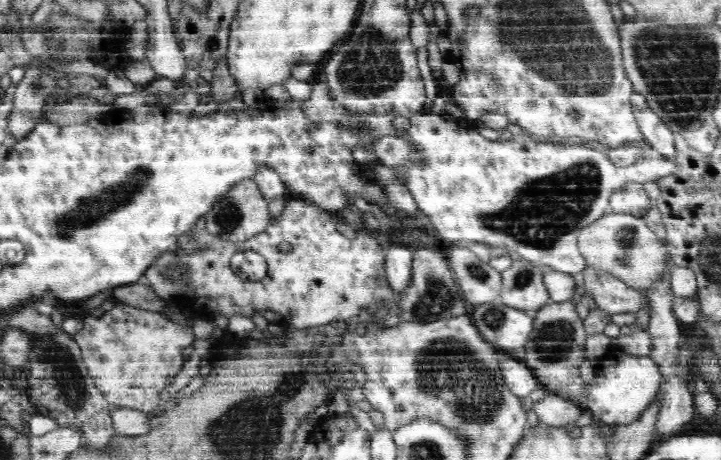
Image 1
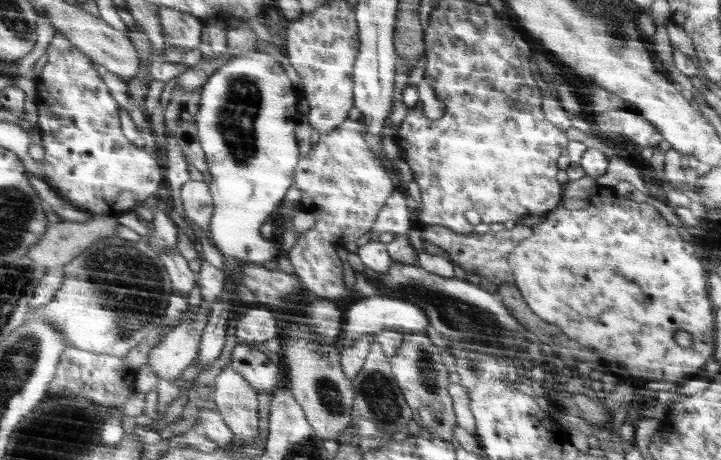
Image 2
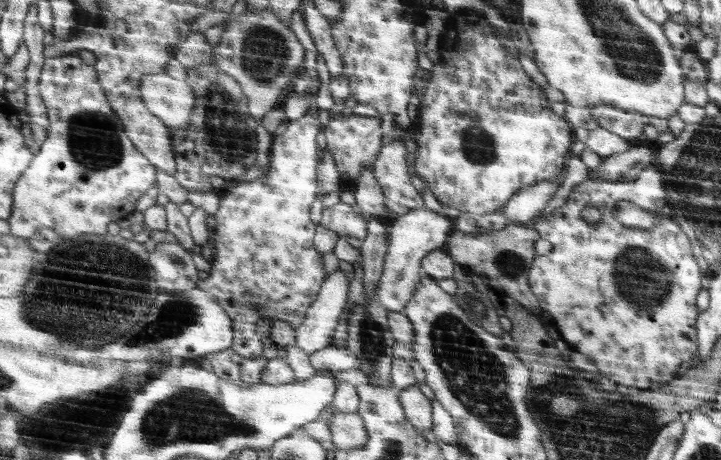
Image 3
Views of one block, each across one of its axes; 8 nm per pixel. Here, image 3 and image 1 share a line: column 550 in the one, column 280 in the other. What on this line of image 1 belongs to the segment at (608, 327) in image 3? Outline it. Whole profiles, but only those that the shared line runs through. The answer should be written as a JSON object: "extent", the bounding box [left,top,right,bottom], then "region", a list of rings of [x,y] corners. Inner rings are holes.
{"extent":[170,199,397,330],"region":[[[287,199],[284,210],[266,227],[266,232],[256,234],[256,238],[249,238],[244,242],[222,240],[220,237],[209,233],[206,228],[201,231],[190,229],[193,242],[195,244],[207,244],[208,248],[199,250],[198,247],[194,247],[187,240],[187,234],[185,234],[184,238],[180,239],[170,250],[173,251],[173,254],[177,254],[179,260],[182,261],[182,265],[178,266],[182,266],[185,270],[186,284],[188,284],[188,289],[192,289],[192,292],[184,295],[183,299],[203,302],[203,306],[213,308],[214,316],[218,312],[227,319],[239,314],[252,319],[256,313],[277,312],[282,317],[282,322],[290,322],[291,326],[296,326],[296,330],[310,328],[310,326],[323,326],[332,322],[332,320],[356,319],[362,308],[369,306],[376,306],[376,308],[385,306],[390,310],[391,316],[394,316],[397,295],[388,283],[386,275],[386,232],[377,233],[370,227],[362,225],[357,228],[356,237],[350,239],[342,235],[336,228],[337,219],[330,213],[324,212],[324,209],[317,208],[314,204]],[[282,242],[290,244],[290,252],[284,253],[278,249]],[[244,250],[256,251],[256,254],[264,256],[264,262],[268,263],[268,274],[264,274],[264,278],[260,278],[258,282],[241,280],[232,271],[232,266],[230,266],[232,256],[240,254]]]}

